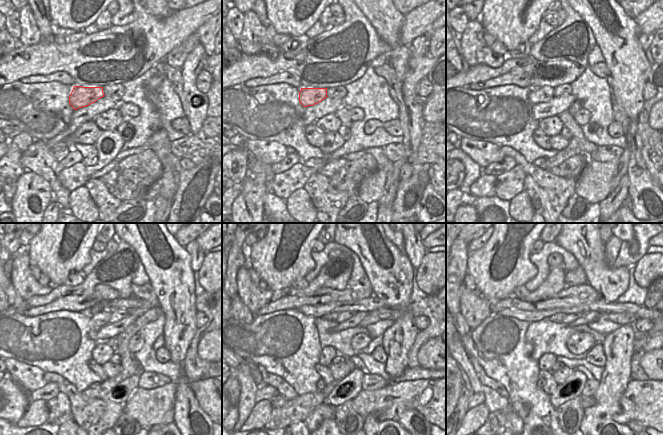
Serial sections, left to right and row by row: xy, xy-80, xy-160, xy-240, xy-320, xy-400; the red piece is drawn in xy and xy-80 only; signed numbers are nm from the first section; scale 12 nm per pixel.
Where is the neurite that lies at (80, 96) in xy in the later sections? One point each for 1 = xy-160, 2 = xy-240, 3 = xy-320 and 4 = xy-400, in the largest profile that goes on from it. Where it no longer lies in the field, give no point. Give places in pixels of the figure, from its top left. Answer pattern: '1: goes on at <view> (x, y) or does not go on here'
1: goes on at xy-160 (536, 95)
2: goes on at xy-240 (101, 318)
3: goes on at xy-320 (331, 317)
4: goes on at xy-400 (556, 318)

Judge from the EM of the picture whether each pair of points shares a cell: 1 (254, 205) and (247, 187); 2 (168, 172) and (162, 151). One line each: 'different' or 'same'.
1: same
2: same

